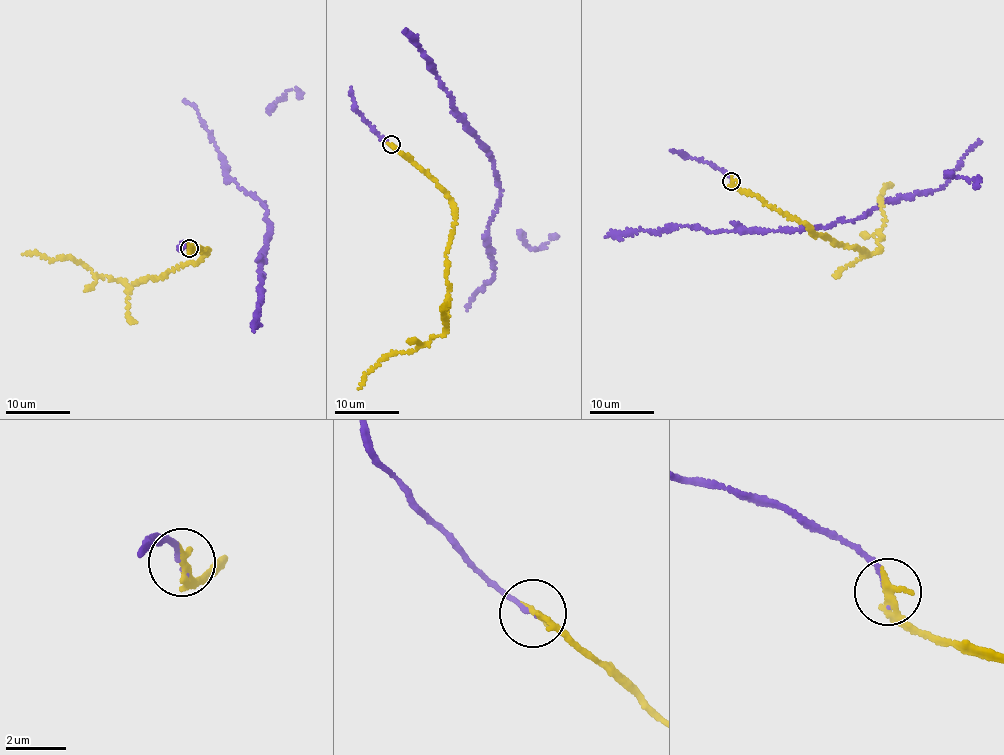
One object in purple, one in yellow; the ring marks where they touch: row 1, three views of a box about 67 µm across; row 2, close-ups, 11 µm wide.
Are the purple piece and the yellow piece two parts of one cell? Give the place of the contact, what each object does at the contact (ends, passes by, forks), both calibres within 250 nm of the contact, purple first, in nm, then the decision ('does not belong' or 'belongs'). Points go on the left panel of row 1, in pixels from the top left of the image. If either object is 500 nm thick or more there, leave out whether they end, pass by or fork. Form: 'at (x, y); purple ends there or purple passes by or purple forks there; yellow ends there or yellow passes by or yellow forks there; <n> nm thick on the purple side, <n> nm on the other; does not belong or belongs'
at (189, 248); purple ends there; yellow ends there; 150 nm thick on the purple side, 320 nm on the other; belongs

